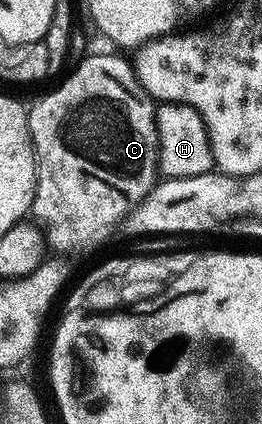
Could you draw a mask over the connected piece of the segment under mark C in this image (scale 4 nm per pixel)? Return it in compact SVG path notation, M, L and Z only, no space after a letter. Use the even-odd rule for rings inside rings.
M89 53L82 62L71 68L72 72L53 89L49 95L44 95L36 104L28 107L28 128L32 138L32 148L36 154L36 192L32 198L31 218L38 224L45 244L56 251L84 251L95 243L100 243L116 226L123 224L132 214L133 208L139 206L148 195L153 194L156 175L161 174L160 169L160 137L156 127L156 109L148 90L140 84L136 75L135 66L128 63L120 55L95 55Z

